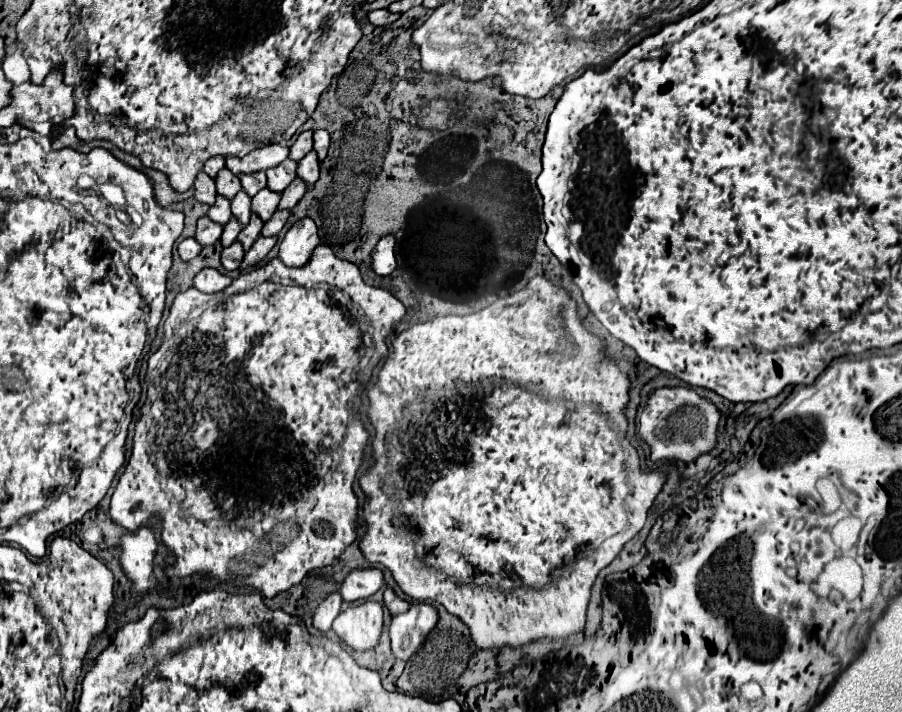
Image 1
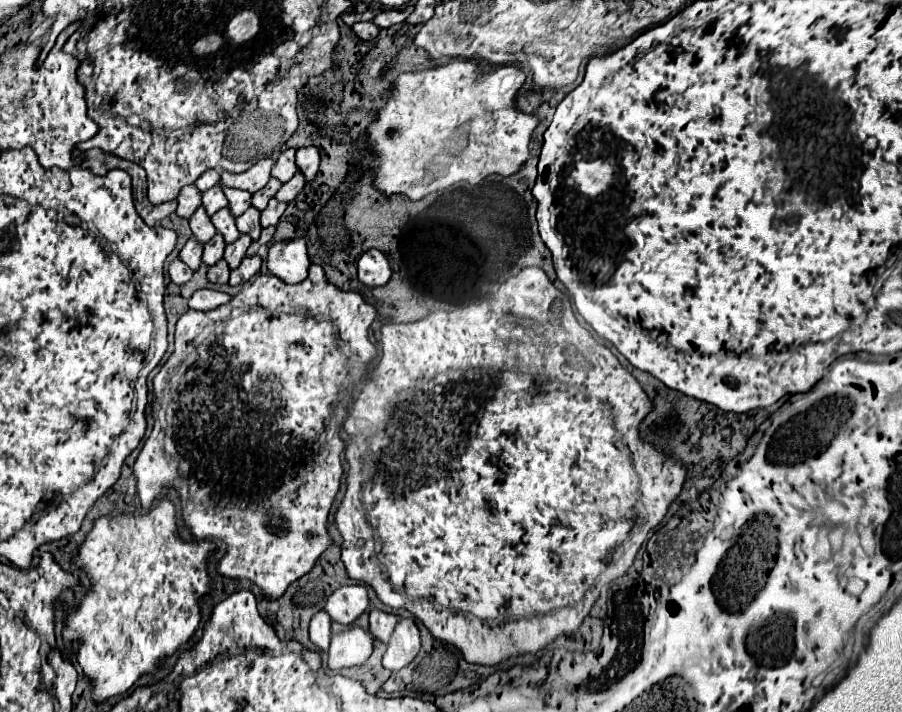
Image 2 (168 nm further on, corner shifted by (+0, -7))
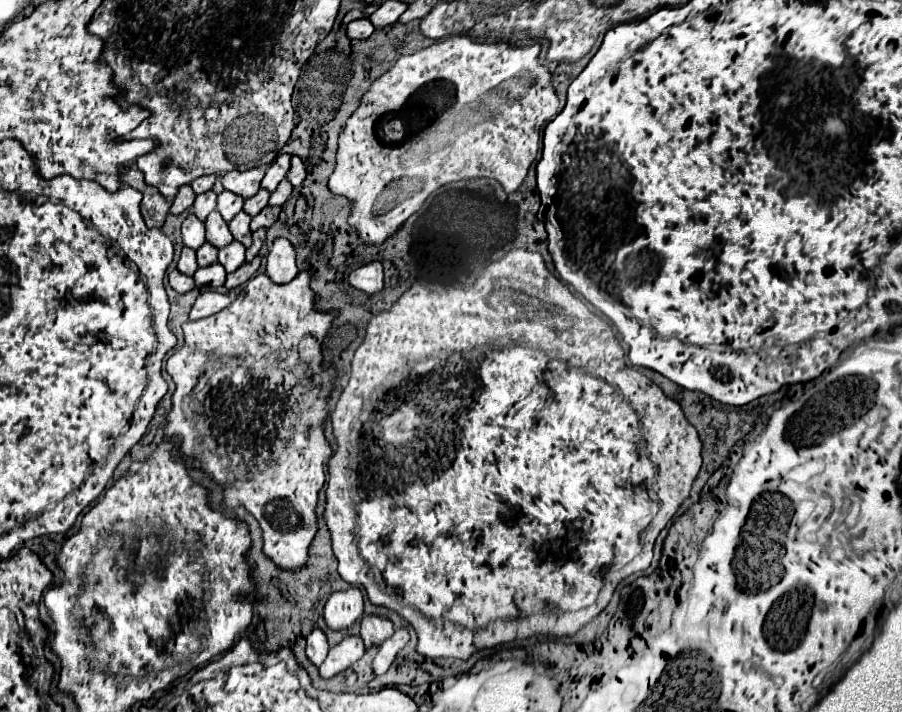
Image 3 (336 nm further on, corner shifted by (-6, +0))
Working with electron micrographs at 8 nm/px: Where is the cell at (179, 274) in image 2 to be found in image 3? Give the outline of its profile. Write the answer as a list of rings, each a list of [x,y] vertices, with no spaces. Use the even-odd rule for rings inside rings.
[[[172,270],[170,276],[168,276],[168,284],[172,290],[176,290],[178,294],[186,294],[194,288],[194,282],[192,282],[192,276],[178,276],[178,270]]]

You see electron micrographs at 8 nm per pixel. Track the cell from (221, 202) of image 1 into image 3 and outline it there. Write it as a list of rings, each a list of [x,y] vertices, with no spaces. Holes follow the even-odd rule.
[[[188,214],[188,218],[182,222],[182,242],[192,250],[200,248],[206,242],[204,222],[200,222],[194,214]]]

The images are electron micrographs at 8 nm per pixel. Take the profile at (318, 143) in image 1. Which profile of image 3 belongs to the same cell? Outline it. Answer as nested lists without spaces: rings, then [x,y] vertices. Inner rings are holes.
[[[292,156],[292,158],[290,158],[290,170],[288,170],[288,174],[286,174],[286,180],[288,180],[294,188],[298,188],[298,186],[304,182],[304,178],[306,178],[306,168],[304,168],[302,160],[300,160],[298,156]]]

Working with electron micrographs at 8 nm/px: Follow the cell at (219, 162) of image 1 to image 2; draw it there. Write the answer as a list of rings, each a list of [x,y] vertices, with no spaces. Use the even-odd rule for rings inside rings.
[[[210,169],[210,171],[202,173],[194,185],[196,185],[200,191],[206,191],[206,189],[214,187],[218,181],[220,181],[220,173],[218,173],[218,171],[214,171],[214,169]]]

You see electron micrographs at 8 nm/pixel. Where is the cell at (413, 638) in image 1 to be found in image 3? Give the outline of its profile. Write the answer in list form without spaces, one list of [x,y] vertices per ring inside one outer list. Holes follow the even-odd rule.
[[[400,628],[400,630],[394,632],[392,638],[388,638],[384,644],[380,644],[380,650],[378,650],[378,654],[374,656],[374,662],[372,662],[372,672],[376,676],[384,674],[390,668],[390,664],[394,662],[398,650],[404,648],[404,644],[408,642],[408,638],[410,638],[408,636],[408,630],[406,628]]]

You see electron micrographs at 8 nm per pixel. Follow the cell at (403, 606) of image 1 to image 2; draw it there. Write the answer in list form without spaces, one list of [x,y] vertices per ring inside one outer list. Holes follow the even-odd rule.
[[[372,609],[370,611],[370,633],[374,637],[378,637],[380,641],[388,643],[398,621],[400,621],[400,615],[386,613],[386,611],[380,611],[380,609]]]

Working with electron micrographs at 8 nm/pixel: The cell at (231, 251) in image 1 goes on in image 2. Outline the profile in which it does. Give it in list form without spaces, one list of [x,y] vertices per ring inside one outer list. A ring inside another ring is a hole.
[[[220,259],[220,263],[208,269],[208,279],[214,283],[228,283],[228,277],[230,277],[230,267],[224,259]]]

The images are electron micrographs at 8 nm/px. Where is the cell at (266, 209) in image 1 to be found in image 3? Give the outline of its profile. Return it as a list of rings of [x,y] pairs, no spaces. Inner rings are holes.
[[[244,212],[236,214],[232,220],[230,220],[230,232],[234,236],[234,240],[238,240],[240,244],[244,244],[246,248],[250,246],[250,240],[252,240],[252,232],[250,232],[250,216],[246,216]]]

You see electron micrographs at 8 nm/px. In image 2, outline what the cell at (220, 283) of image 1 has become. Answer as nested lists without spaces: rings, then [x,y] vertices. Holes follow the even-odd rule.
[[[198,289],[190,297],[190,307],[198,309],[198,311],[208,311],[208,309],[216,309],[216,307],[228,303],[228,301],[230,301],[228,293],[214,291],[214,289]]]

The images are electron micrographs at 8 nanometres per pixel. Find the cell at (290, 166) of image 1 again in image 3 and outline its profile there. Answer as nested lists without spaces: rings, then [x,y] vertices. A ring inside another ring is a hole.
[[[260,190],[258,194],[254,194],[252,198],[248,198],[246,202],[244,202],[244,212],[246,214],[250,214],[250,216],[256,216],[264,206],[266,206],[266,200],[270,198],[270,194],[266,192],[266,190]]]

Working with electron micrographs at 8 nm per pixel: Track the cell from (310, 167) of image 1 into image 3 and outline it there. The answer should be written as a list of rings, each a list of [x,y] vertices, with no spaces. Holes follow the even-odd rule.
[[[282,180],[282,182],[278,184],[278,188],[270,194],[268,204],[270,204],[270,206],[282,206],[282,204],[288,200],[290,192],[292,192],[292,186],[290,186],[286,180]]]

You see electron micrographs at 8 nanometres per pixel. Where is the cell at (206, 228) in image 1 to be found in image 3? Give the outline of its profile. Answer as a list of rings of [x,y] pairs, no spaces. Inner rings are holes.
[[[182,248],[182,254],[180,254],[180,260],[178,260],[176,268],[178,268],[180,274],[186,274],[186,276],[192,276],[198,270],[198,264],[194,260],[194,250],[192,248]]]

